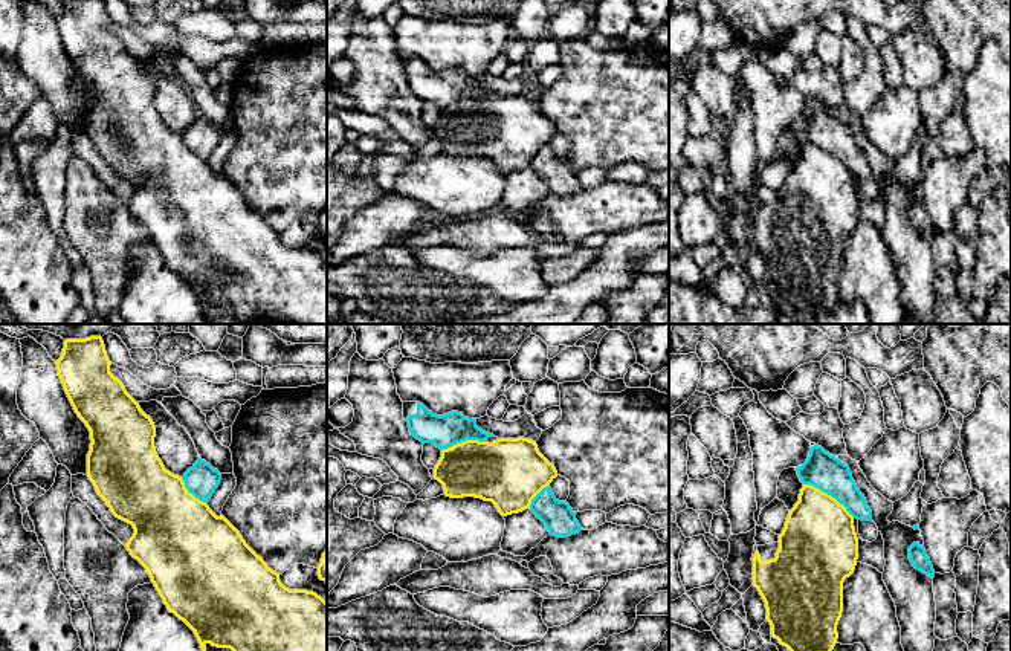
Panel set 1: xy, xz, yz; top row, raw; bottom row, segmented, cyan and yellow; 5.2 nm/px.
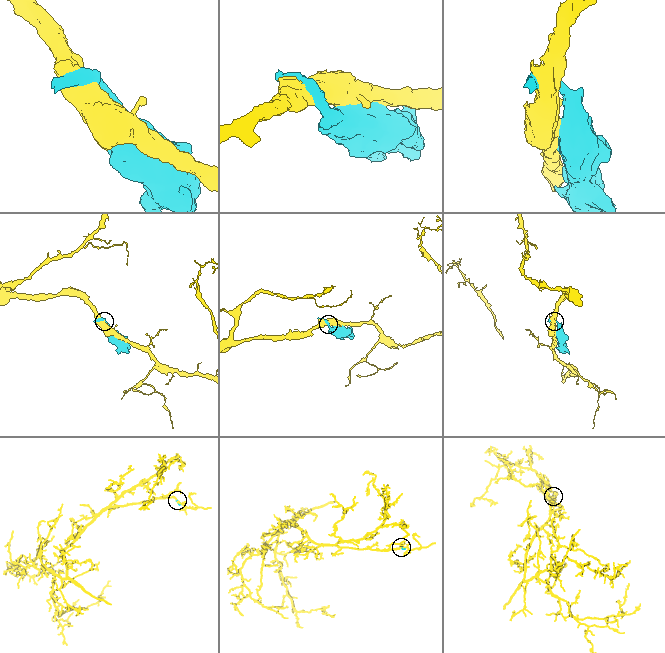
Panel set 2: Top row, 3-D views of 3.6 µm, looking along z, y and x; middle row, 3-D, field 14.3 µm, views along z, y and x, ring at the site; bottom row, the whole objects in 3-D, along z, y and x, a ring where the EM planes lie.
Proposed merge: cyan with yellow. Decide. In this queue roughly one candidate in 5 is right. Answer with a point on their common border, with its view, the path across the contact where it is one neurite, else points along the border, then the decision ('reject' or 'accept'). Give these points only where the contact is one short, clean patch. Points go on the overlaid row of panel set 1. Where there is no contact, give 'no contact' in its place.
contact yz (830, 494); reject

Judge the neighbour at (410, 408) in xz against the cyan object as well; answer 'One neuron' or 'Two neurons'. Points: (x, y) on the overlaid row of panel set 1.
One neuron

